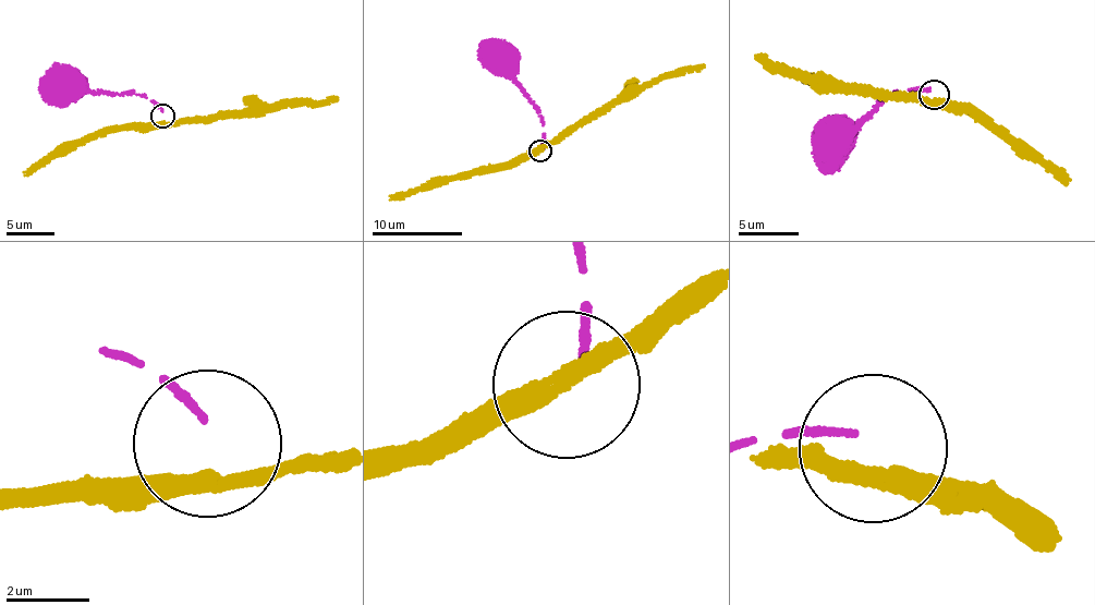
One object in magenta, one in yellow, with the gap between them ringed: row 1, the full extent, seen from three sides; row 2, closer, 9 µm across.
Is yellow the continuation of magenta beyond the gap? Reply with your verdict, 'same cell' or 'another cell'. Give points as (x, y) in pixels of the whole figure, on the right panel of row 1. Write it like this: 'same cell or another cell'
another cell

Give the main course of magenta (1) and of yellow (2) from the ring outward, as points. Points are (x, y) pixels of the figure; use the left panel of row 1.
1: (162, 111), (132, 92), (65, 88)
2: (163, 121), (201, 121), (263, 107), (337, 99)

